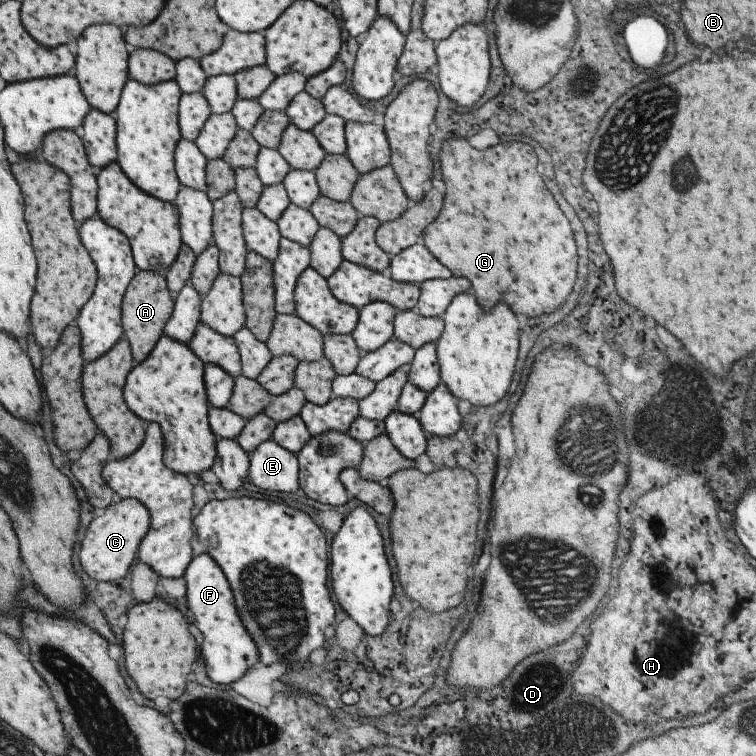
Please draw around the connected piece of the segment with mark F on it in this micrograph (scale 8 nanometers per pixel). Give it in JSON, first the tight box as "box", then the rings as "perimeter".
{"box":[185,554,259,684],"perimeter":[[[208,554],[195,556],[185,570],[187,604],[200,630],[201,656],[208,676],[218,684],[239,681],[259,660],[259,650],[252,635],[244,626],[228,579],[218,563]]]}

